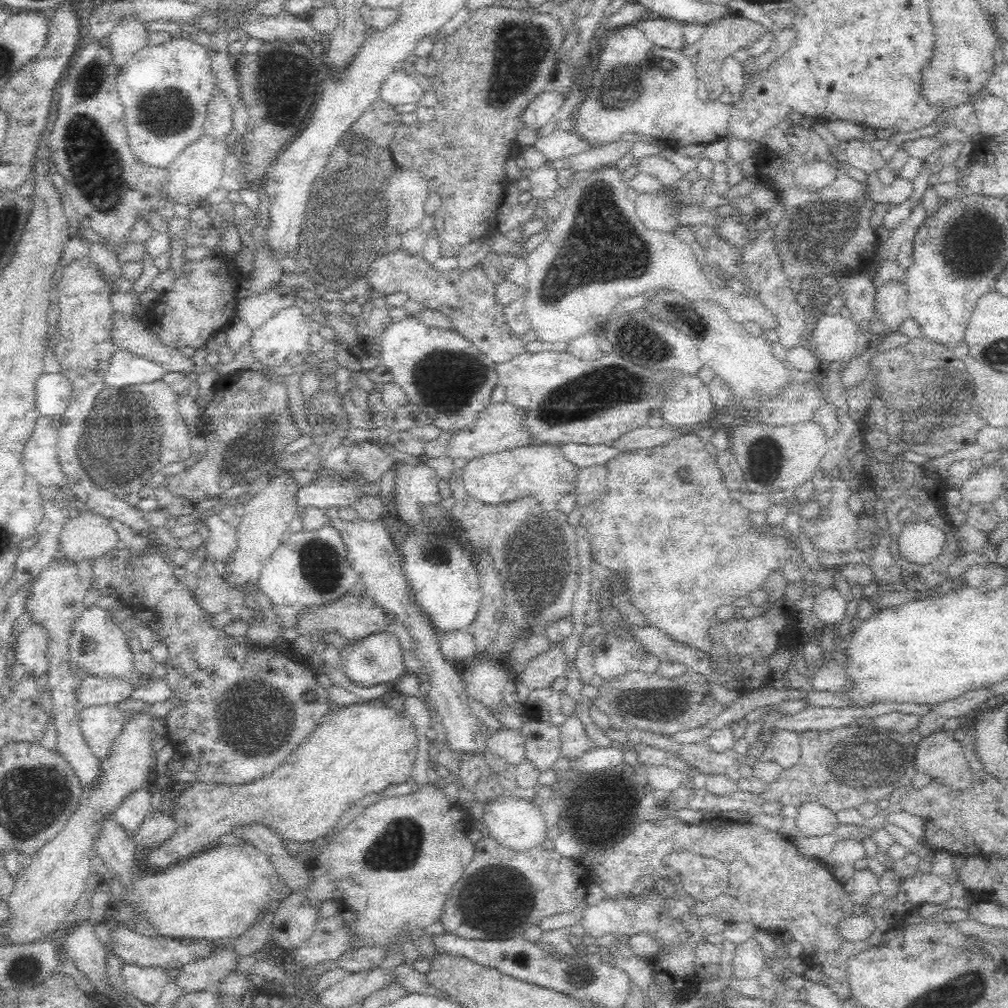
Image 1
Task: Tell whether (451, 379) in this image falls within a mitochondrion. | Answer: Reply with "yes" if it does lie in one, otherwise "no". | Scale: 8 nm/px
yes

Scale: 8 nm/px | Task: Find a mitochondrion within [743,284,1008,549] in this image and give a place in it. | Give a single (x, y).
(768, 459)

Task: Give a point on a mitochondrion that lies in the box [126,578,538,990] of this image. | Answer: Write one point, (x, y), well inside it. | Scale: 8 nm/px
(255, 717)

